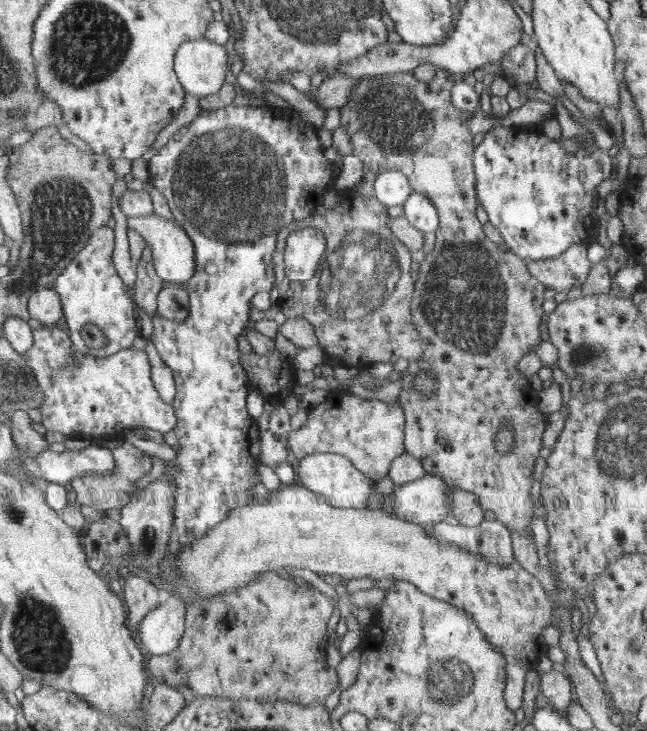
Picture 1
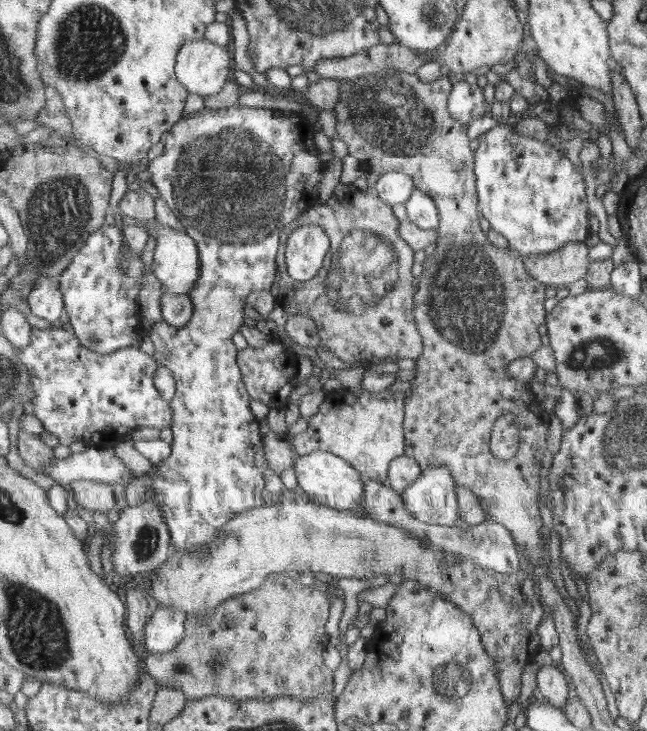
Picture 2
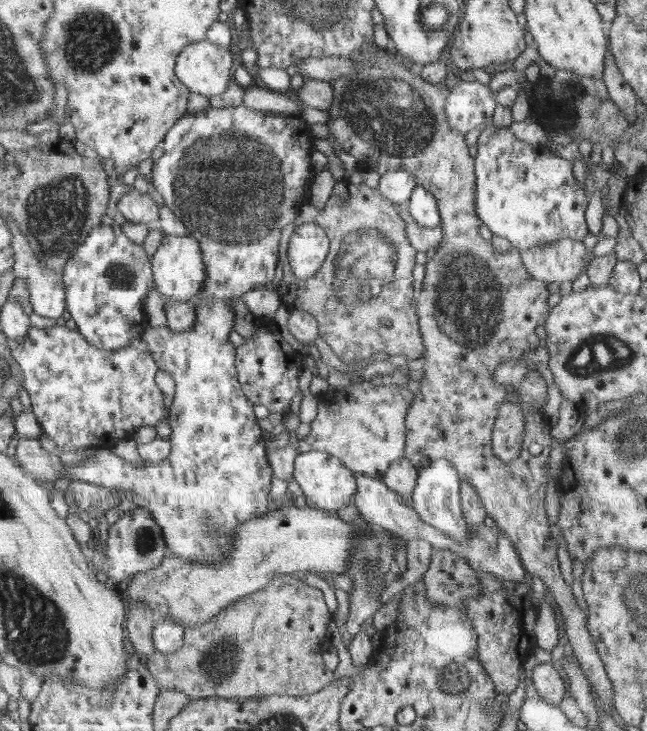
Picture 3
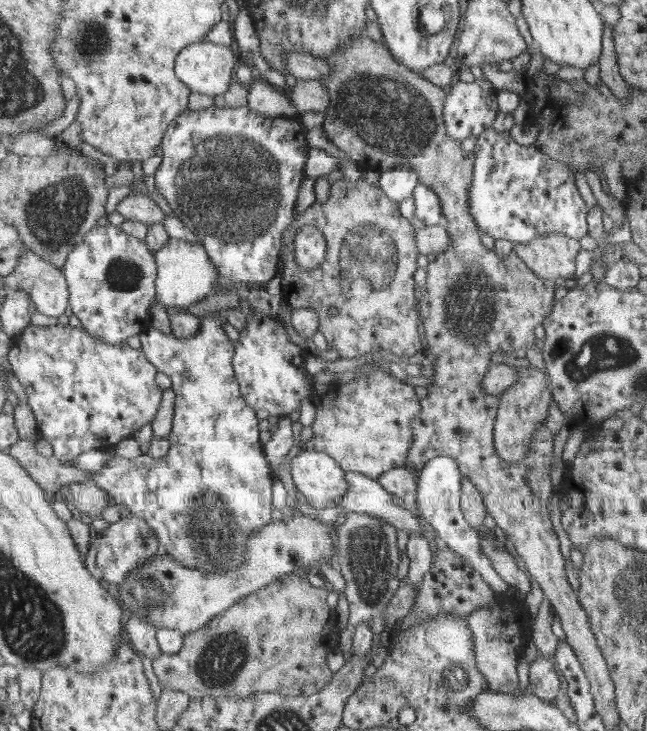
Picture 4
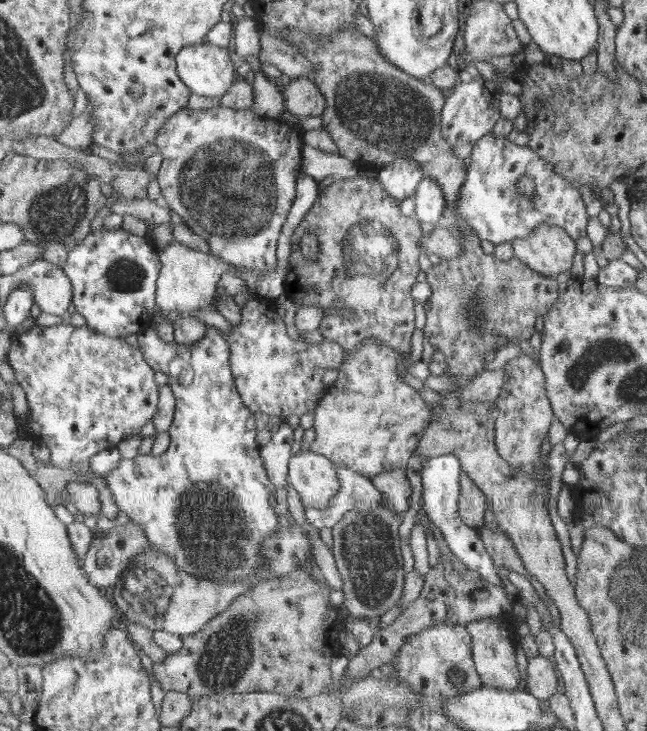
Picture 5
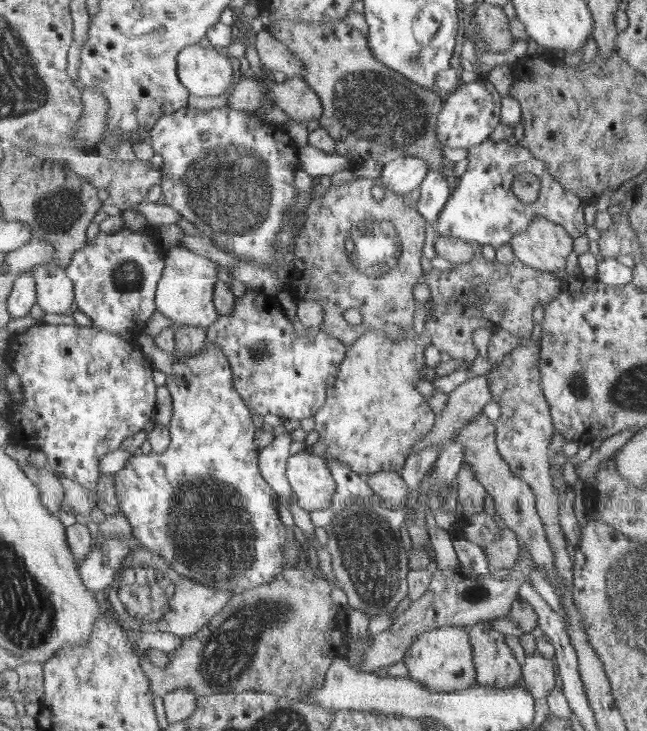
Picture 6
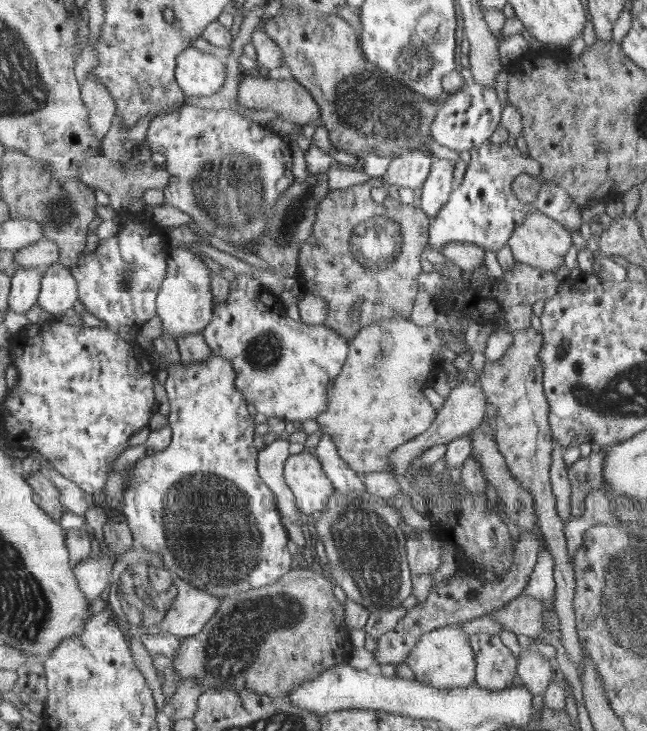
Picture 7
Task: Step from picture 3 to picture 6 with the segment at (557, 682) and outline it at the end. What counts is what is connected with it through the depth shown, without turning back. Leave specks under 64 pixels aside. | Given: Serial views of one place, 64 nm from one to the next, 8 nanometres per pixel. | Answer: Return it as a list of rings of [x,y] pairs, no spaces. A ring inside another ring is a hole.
[[[541,654],[527,655],[522,665],[526,689],[535,699],[546,698],[555,689],[555,662]]]

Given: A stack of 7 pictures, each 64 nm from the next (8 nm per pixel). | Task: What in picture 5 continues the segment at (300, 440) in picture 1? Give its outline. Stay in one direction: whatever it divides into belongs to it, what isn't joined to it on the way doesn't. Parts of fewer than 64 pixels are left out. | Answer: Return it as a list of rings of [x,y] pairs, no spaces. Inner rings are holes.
[[[377,338],[364,339],[359,348],[345,355],[333,388],[327,391],[315,411],[316,437],[309,450],[330,457],[338,467],[353,469],[370,479],[380,472],[407,468],[407,462],[421,443],[427,425],[433,421],[431,406],[425,404],[419,391],[409,386],[400,375],[400,371],[408,372],[409,365],[400,363],[401,358],[405,360],[408,356],[391,346],[378,344]]]

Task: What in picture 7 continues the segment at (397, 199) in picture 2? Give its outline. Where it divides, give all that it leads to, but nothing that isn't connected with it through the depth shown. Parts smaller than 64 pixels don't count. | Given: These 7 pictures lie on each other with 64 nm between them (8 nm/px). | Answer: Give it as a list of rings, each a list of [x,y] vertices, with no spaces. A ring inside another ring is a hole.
[[[411,152],[395,157],[383,175],[385,185],[422,188],[429,178],[435,159],[425,152]]]

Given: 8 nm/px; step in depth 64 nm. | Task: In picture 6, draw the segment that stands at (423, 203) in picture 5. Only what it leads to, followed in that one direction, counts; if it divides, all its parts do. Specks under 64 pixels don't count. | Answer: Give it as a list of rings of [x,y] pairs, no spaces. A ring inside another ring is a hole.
[[[441,170],[429,171],[420,187],[416,209],[429,224],[435,224],[452,196],[447,176]]]

